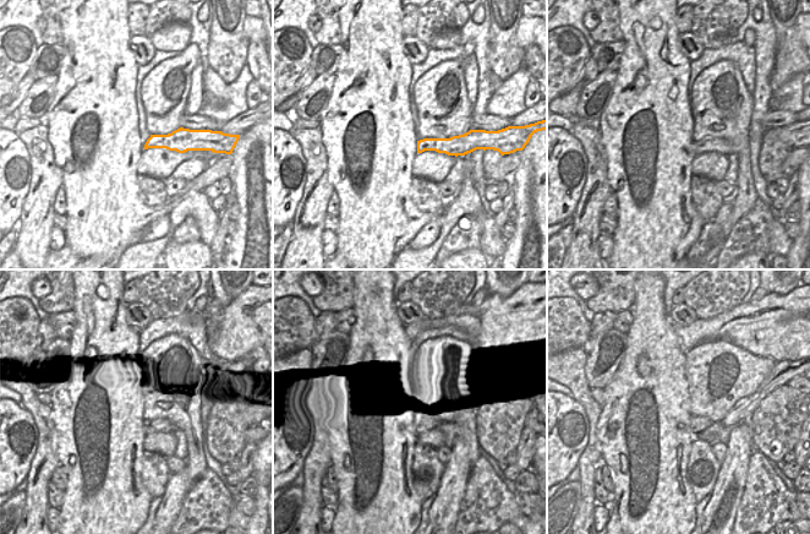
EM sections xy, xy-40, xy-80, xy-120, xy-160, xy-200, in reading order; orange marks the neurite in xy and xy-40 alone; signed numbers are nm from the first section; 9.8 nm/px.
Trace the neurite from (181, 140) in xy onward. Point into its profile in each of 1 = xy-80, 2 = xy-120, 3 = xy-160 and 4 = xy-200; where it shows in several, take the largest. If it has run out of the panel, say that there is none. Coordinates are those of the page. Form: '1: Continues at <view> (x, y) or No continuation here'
1: Continues at xy-80 (795, 136)
2: Continues at xy-120 (247, 403)
3: Continues at xy-160 (425, 425)
4: Continues at xy-200 (698, 424).

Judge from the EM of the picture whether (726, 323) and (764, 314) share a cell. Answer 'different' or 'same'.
same

